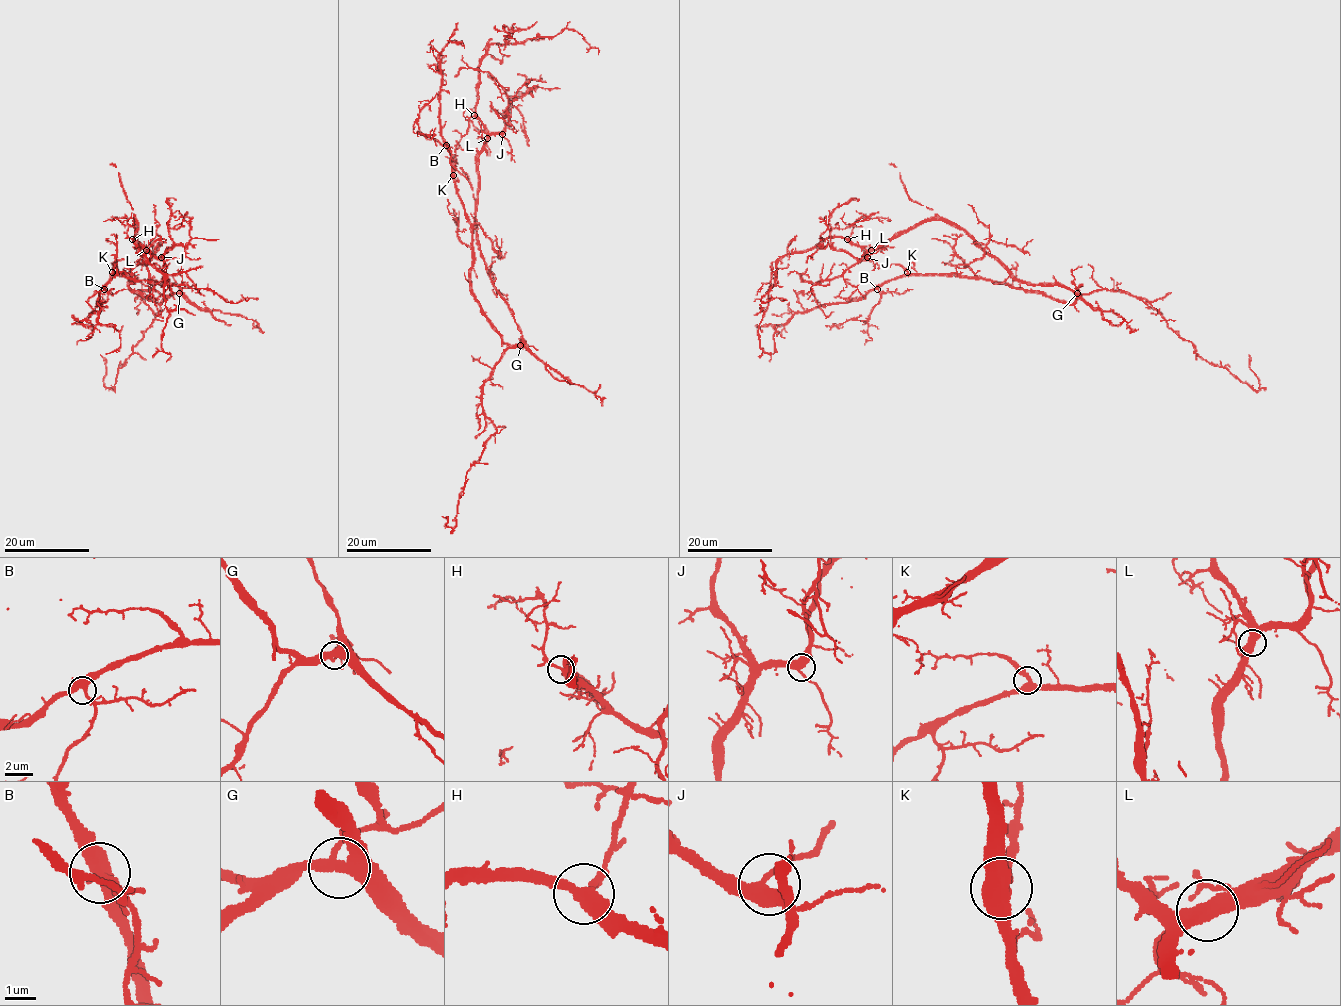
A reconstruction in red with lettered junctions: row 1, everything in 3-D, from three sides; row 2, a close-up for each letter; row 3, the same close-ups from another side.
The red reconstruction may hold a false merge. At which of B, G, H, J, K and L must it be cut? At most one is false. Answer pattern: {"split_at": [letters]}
{"split_at": []}

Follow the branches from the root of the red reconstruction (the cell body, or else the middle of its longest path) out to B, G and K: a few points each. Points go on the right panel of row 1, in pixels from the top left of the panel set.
B: (1035, 284), (1061, 285), (1078, 297), (1066, 304), (997, 282), (936, 274), (900, 275), (877, 289)
G: (1035, 284), (1057, 284), (1077, 293)
K: (1035, 284), (1061, 285), (1072, 289), (1078, 297), (1073, 303), (1066, 304), (997, 282), (907, 272)

